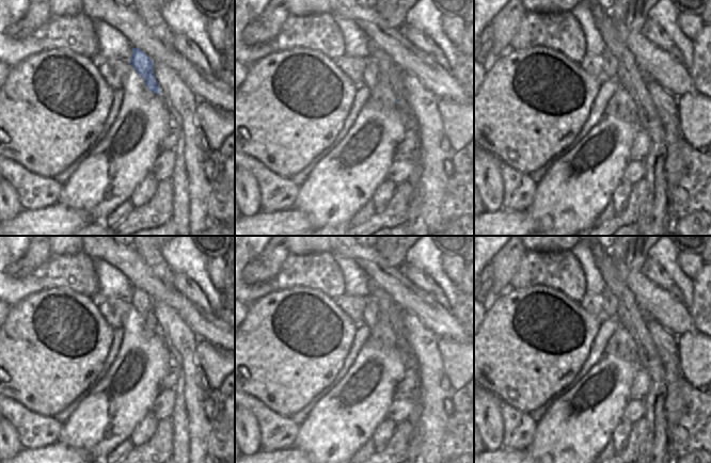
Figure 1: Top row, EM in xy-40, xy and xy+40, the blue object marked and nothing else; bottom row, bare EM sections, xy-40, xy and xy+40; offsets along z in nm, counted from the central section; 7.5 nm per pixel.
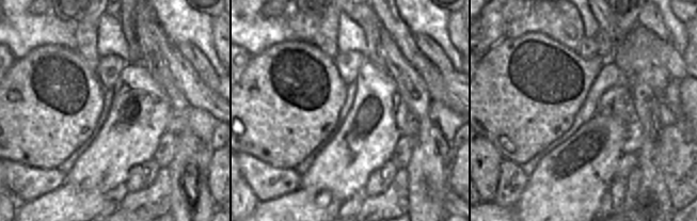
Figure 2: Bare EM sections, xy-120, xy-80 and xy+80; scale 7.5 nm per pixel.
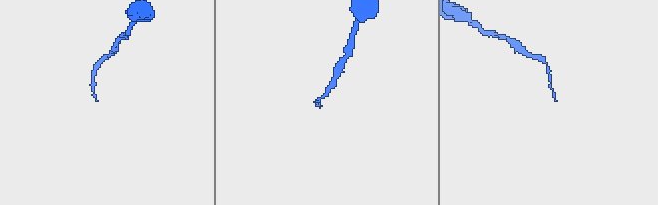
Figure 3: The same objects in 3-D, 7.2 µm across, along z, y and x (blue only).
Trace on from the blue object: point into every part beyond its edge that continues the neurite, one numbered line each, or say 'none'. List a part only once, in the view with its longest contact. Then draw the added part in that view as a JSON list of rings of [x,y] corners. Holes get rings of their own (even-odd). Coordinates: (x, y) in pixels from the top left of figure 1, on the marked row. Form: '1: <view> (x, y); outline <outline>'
1: xy (381, 96); outline [[[378,82],[372,89],[372,96],[368,102],[373,108],[394,109],[396,108],[395,98],[394,93],[386,84]]]

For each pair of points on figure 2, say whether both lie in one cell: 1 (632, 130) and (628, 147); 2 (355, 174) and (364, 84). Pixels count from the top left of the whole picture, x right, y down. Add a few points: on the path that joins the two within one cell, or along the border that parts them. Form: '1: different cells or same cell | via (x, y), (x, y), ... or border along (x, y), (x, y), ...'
1: same cell | via (632, 135), (632, 143)
2: same cell | via (359, 151), (383, 119), (385, 110), (383, 104)

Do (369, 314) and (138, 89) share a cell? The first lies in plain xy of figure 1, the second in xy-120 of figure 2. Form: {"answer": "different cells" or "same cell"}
{"answer": "same cell"}

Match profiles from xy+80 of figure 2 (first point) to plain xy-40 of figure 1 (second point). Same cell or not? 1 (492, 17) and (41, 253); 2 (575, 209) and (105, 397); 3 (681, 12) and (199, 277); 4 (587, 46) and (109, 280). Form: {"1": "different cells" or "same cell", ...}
{"1": "same cell", "2": "same cell", "3": "different cells", "4": "different cells"}

